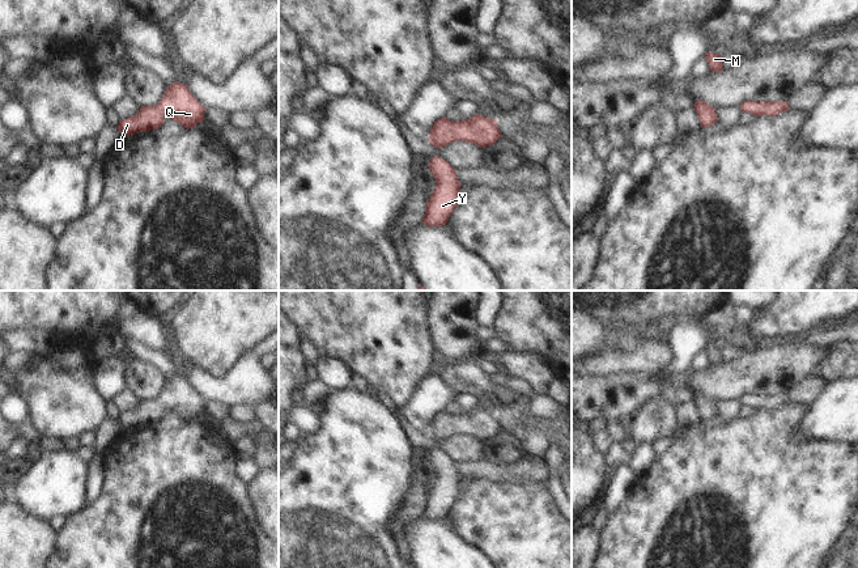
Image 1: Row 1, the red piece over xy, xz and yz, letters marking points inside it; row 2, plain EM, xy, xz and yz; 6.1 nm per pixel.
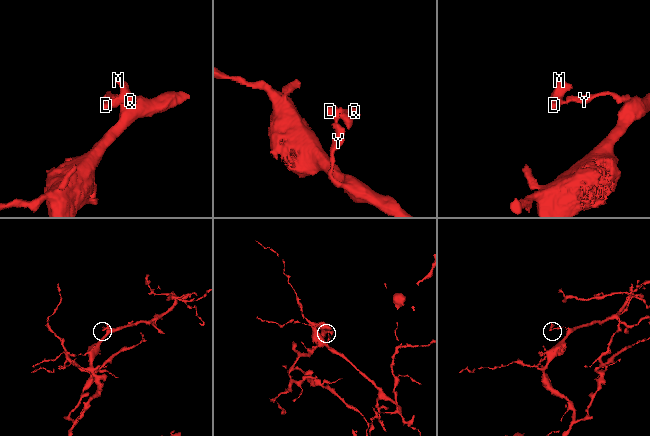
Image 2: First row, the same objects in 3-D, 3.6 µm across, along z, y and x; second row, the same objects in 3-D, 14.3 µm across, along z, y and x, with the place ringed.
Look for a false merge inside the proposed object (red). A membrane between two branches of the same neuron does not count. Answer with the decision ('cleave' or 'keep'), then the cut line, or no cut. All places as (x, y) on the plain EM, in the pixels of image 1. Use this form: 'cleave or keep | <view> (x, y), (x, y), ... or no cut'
keep | no cut

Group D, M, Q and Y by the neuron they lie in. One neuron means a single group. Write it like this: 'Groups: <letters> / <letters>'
Groups: D M Q Y

